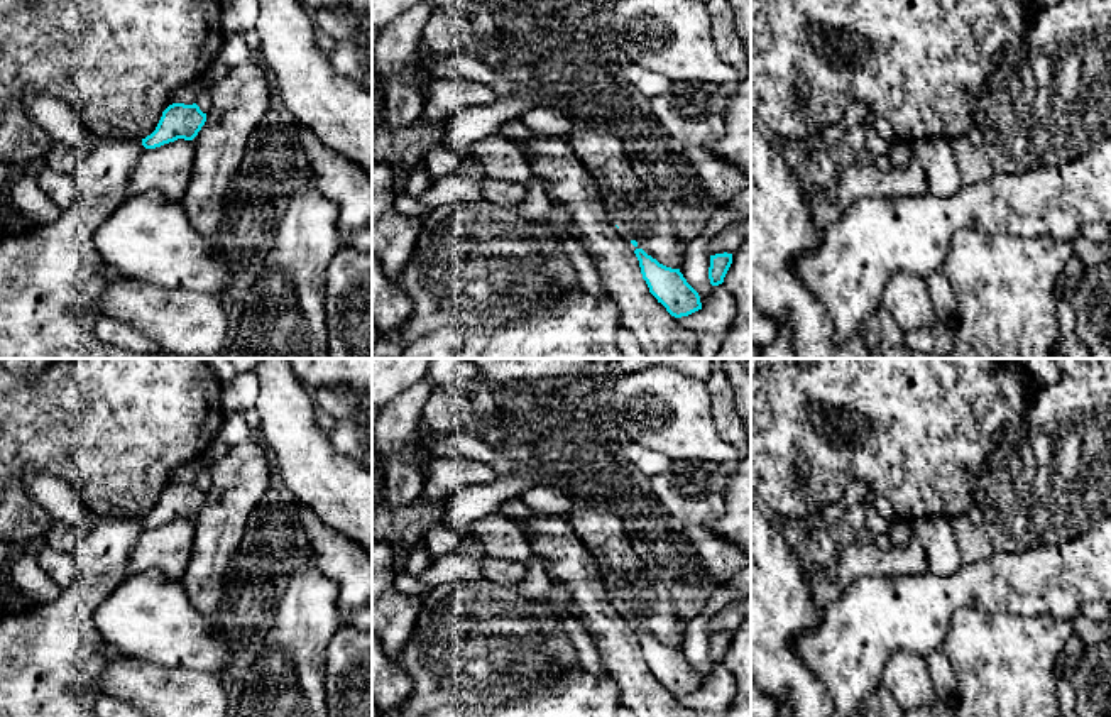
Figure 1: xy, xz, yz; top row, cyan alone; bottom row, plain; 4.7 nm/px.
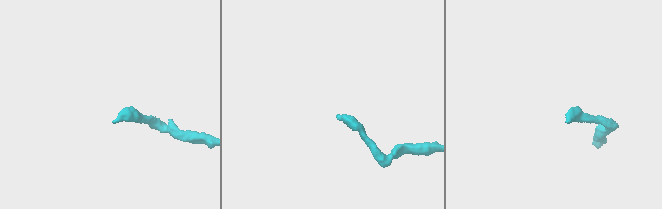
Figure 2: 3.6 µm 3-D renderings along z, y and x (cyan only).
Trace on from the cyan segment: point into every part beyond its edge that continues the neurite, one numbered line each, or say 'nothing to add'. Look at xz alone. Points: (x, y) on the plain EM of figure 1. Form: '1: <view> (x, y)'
nothing to add

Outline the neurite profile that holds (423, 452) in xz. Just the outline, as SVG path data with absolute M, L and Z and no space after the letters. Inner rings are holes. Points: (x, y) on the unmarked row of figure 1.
M431 431L430 438L423 438L419 435L418 440L416 440L413 457L416 460L423 462L423 463L430 463L435 458L431 445L433 445L435 440L440 440L441 436L445 436L445 435L436 433L436 431Z

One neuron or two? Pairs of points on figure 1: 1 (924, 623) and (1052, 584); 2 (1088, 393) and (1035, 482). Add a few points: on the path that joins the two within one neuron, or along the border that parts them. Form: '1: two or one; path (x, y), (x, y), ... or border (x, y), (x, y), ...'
1: one; path (956, 591), (974, 584), (1020, 584)
2: one; path (1088, 415), (1088, 430), (1057, 460)

